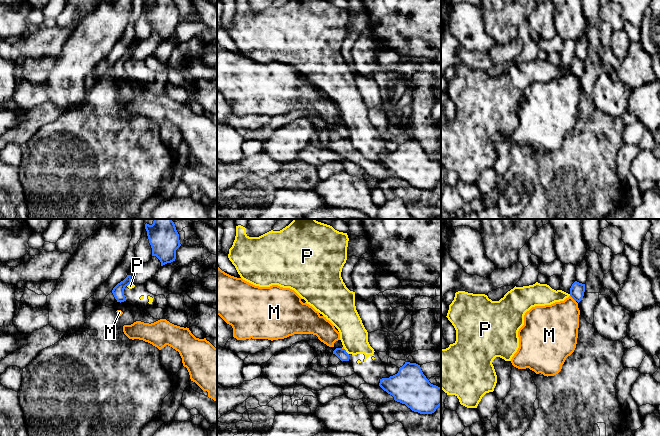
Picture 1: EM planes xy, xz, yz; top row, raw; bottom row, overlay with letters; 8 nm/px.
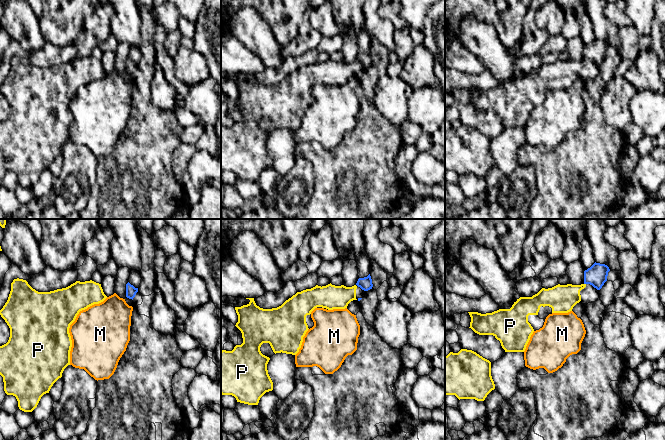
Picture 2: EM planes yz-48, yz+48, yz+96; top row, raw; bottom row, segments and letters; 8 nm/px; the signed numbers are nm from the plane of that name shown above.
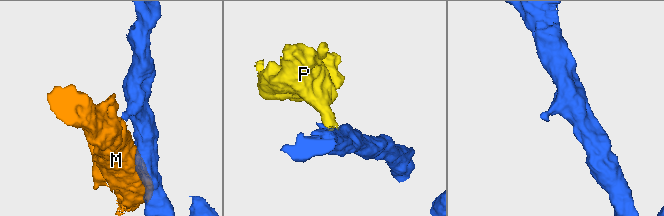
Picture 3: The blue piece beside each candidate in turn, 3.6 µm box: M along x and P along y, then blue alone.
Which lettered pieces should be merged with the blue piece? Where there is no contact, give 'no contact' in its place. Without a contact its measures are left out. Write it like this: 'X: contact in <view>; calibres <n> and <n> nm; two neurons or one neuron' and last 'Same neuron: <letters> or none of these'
M: contact in yz; calibres 120 and 340 nm; two neurons
P: contact in xz; calibres 80 and 220 nm; two neurons
Same neuron: none of these

